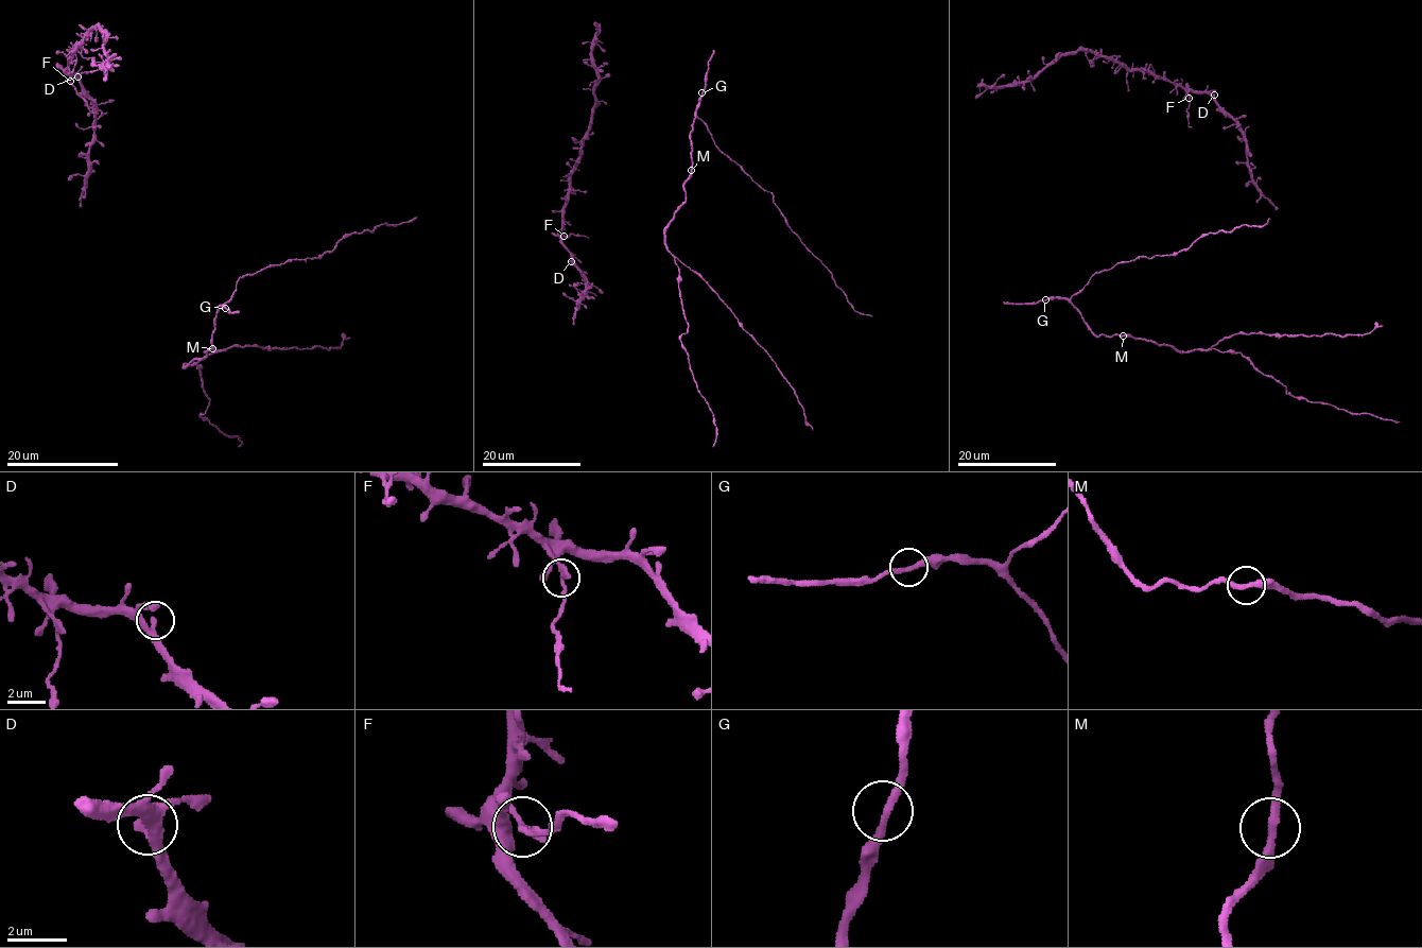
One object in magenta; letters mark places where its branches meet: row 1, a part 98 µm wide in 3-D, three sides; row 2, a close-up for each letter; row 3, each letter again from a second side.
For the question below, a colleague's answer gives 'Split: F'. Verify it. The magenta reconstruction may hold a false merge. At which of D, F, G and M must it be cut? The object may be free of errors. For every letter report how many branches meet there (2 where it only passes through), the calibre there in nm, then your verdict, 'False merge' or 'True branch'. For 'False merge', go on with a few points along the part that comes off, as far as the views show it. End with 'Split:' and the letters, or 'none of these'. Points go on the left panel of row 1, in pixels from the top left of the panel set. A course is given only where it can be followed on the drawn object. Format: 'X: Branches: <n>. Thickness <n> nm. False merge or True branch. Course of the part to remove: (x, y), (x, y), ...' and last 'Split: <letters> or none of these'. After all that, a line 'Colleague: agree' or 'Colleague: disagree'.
D: Branches: 2. Thickness 280 nm. True branch
F: Branches: 2. Thickness 280 nm. False merge. Course of the part to remove: (69, 81), (86, 106), (97, 115)
G: Branches: 2. Thickness 240 nm. True branch
M: Branches: 2. Thickness 300 nm. True branch
Split: F
Colleague: agree

